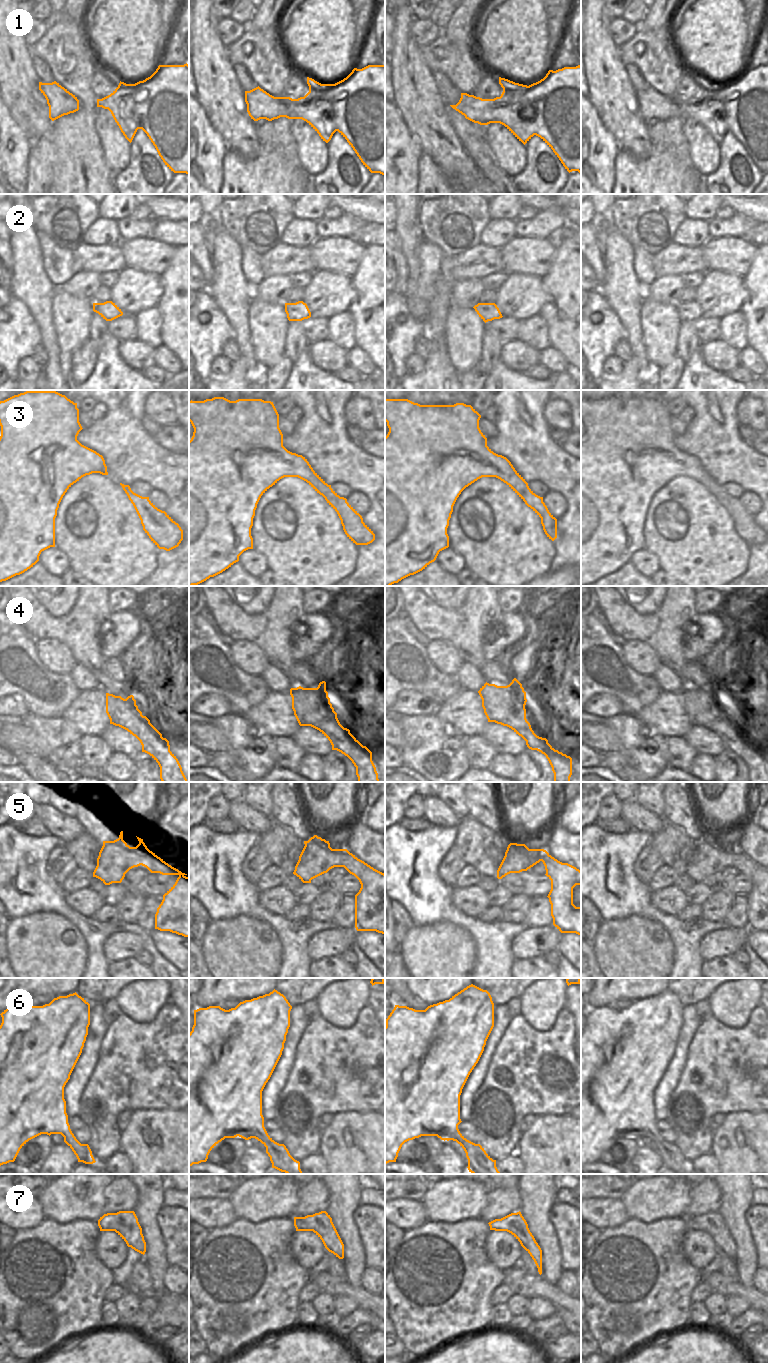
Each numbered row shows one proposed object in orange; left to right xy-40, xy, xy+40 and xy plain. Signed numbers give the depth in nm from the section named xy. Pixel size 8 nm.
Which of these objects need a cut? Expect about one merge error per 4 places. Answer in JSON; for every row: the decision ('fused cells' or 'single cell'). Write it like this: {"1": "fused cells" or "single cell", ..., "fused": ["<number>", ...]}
{"1": "single cell", "2": "single cell", "3": "single cell", "4": "single cell", "5": "single cell", "6": "single cell", "7": "single cell", "fused": []}

